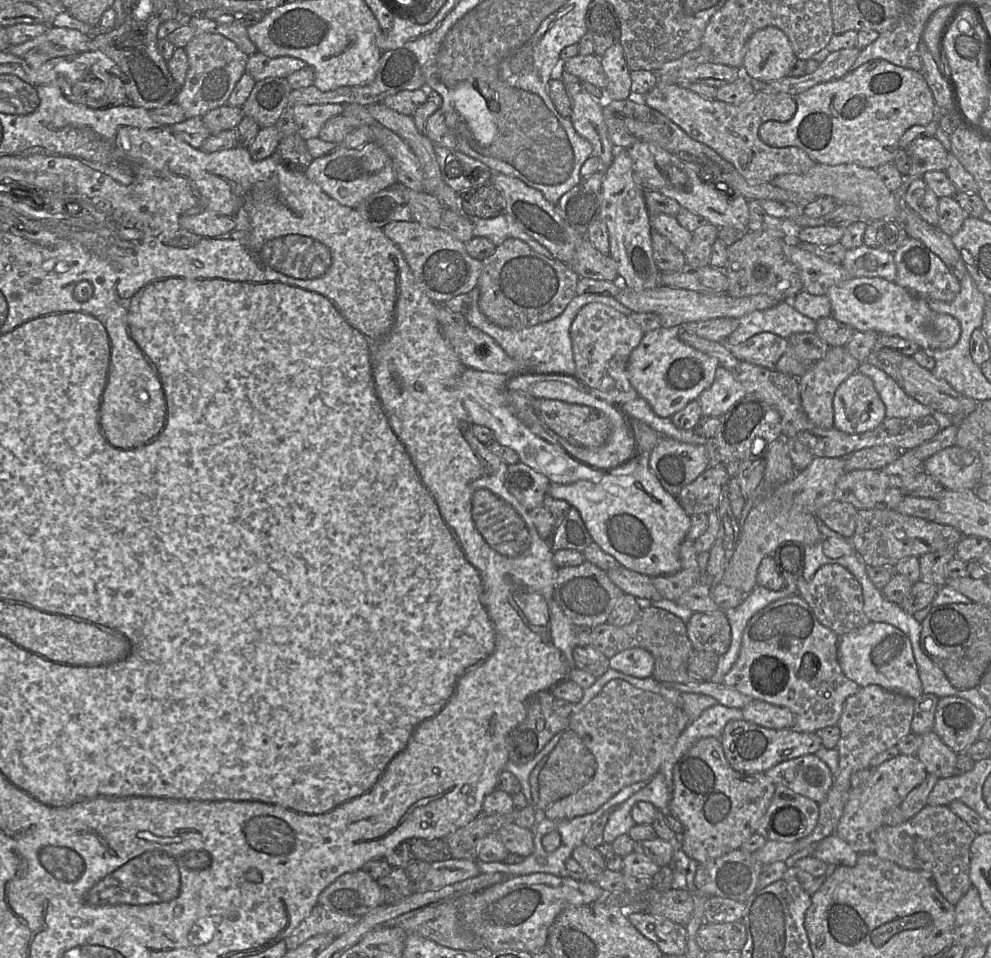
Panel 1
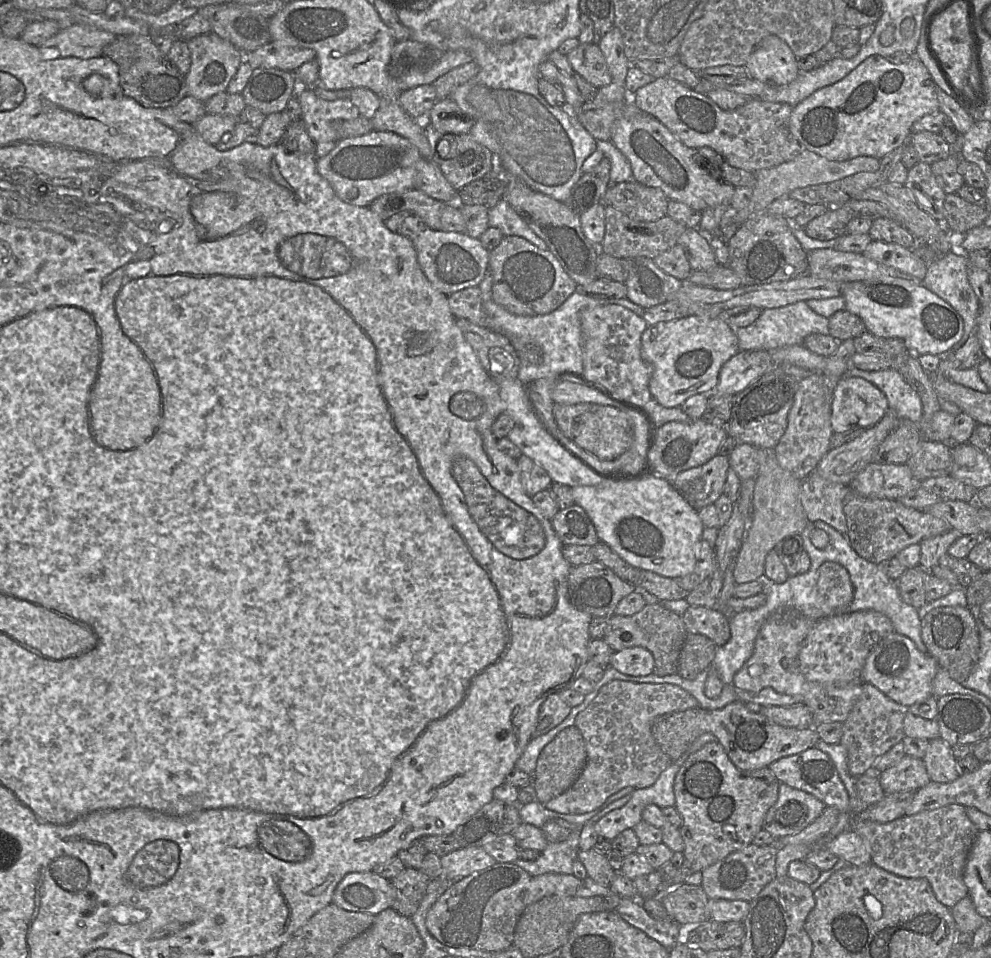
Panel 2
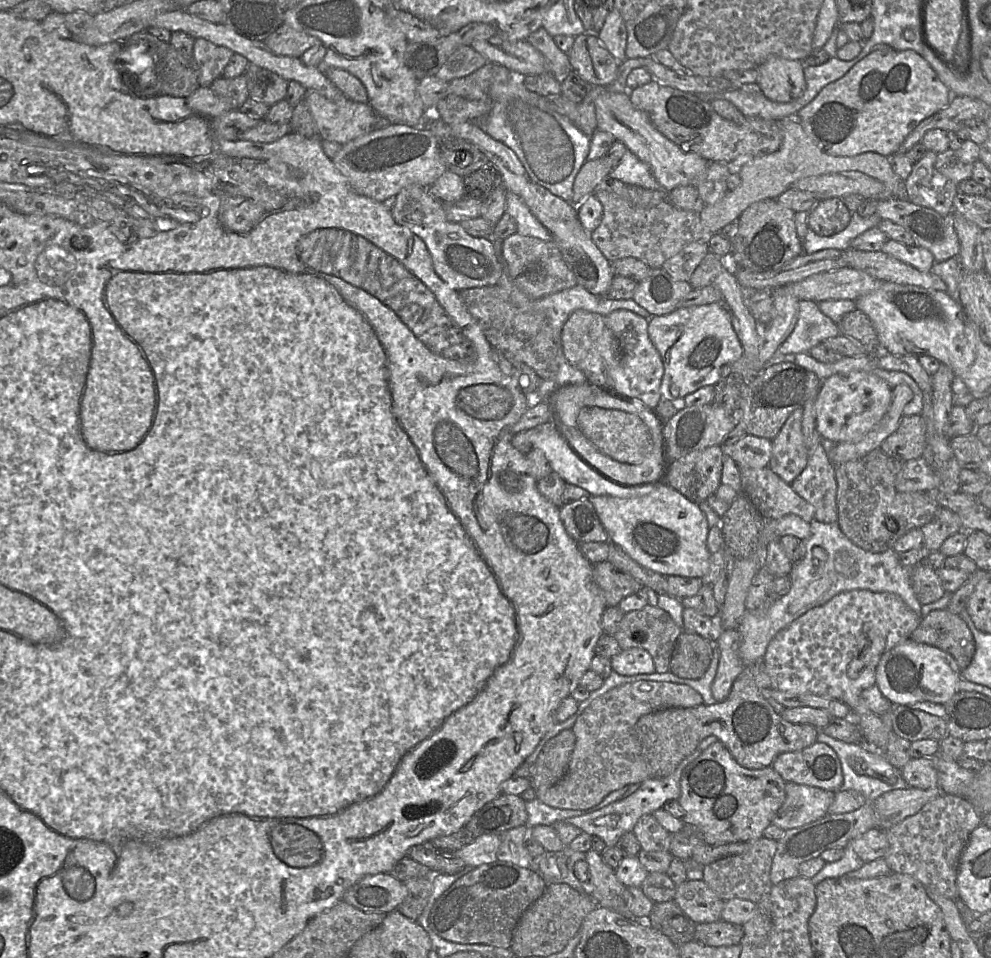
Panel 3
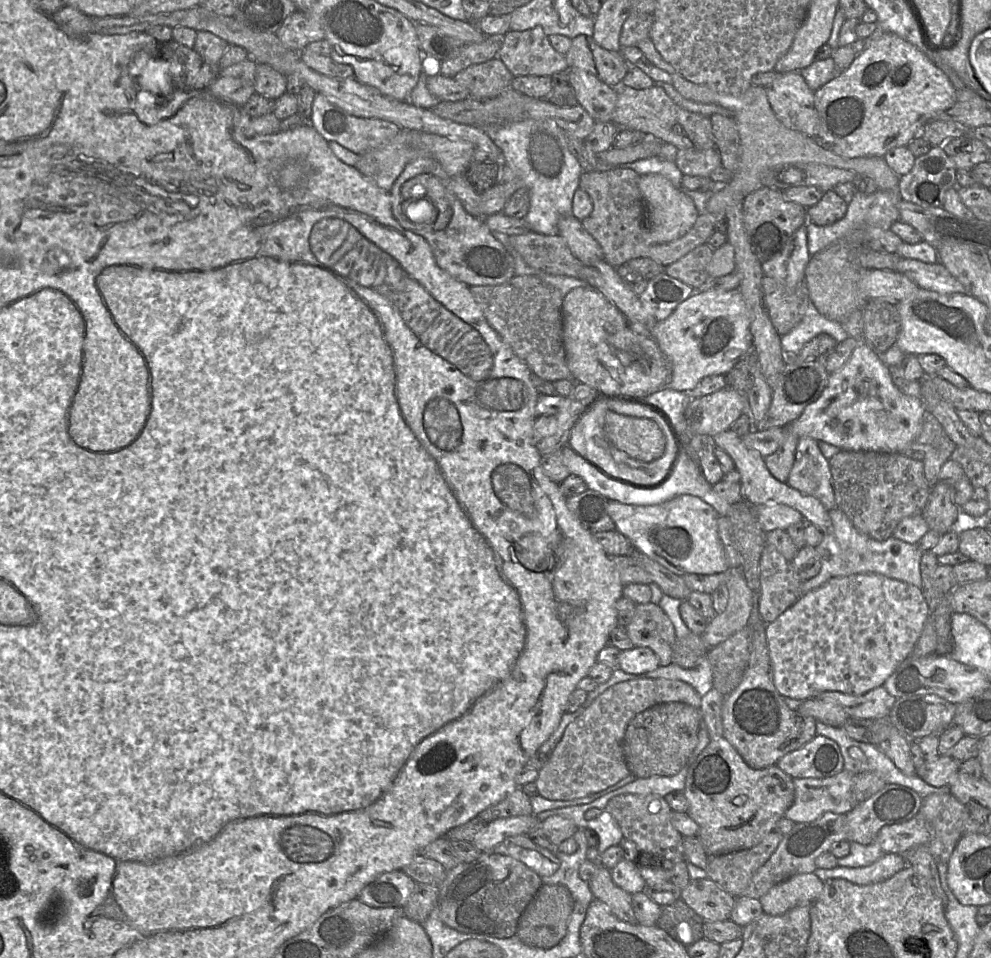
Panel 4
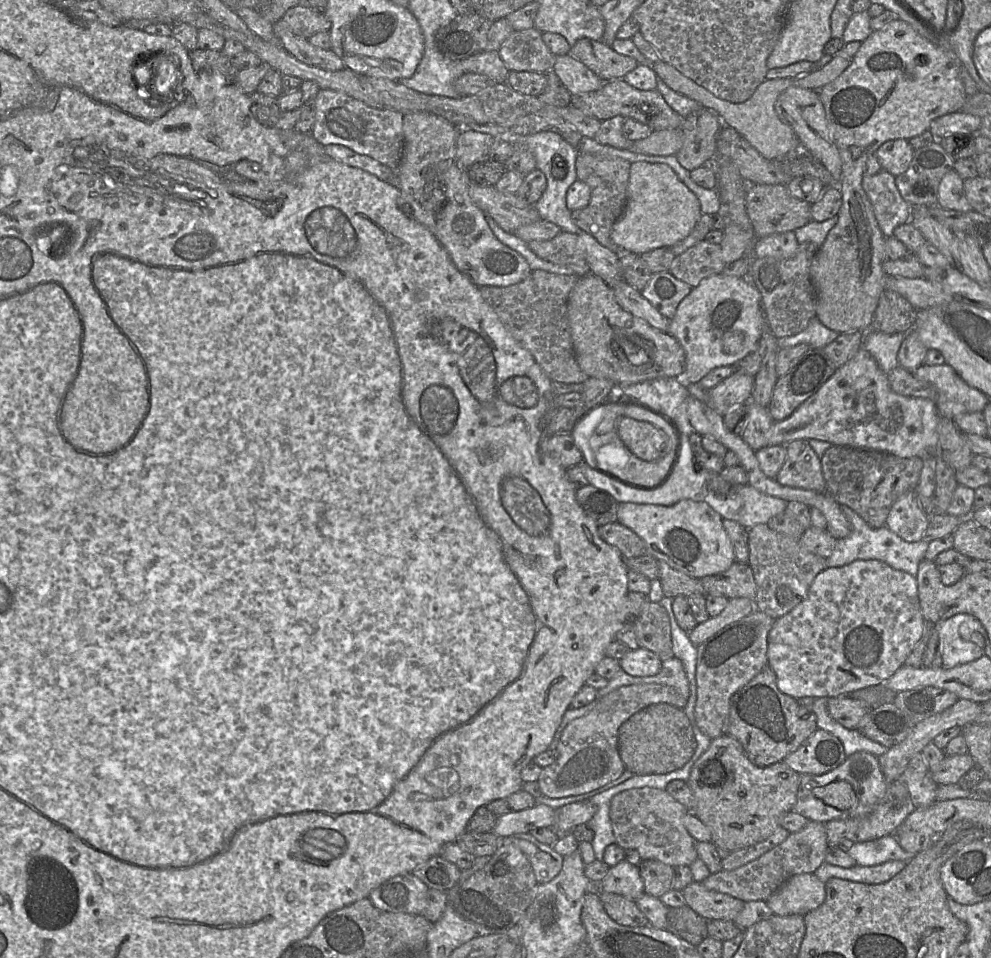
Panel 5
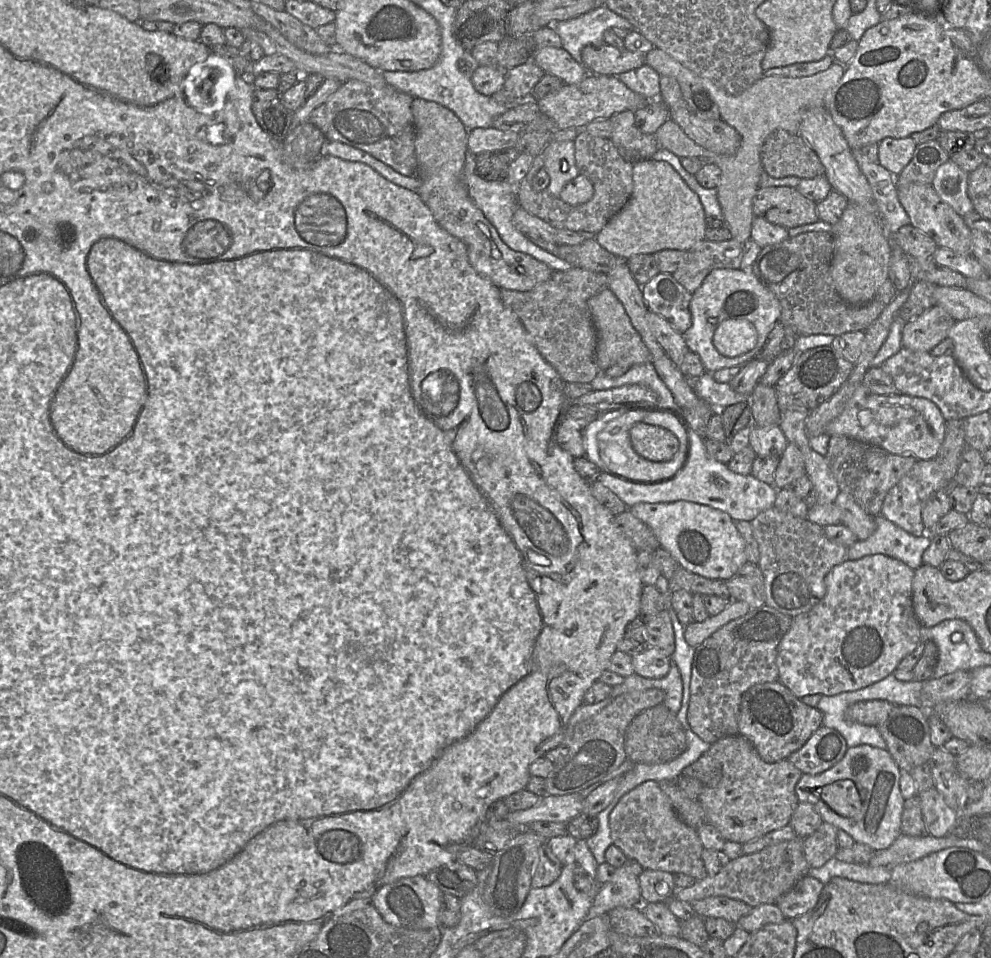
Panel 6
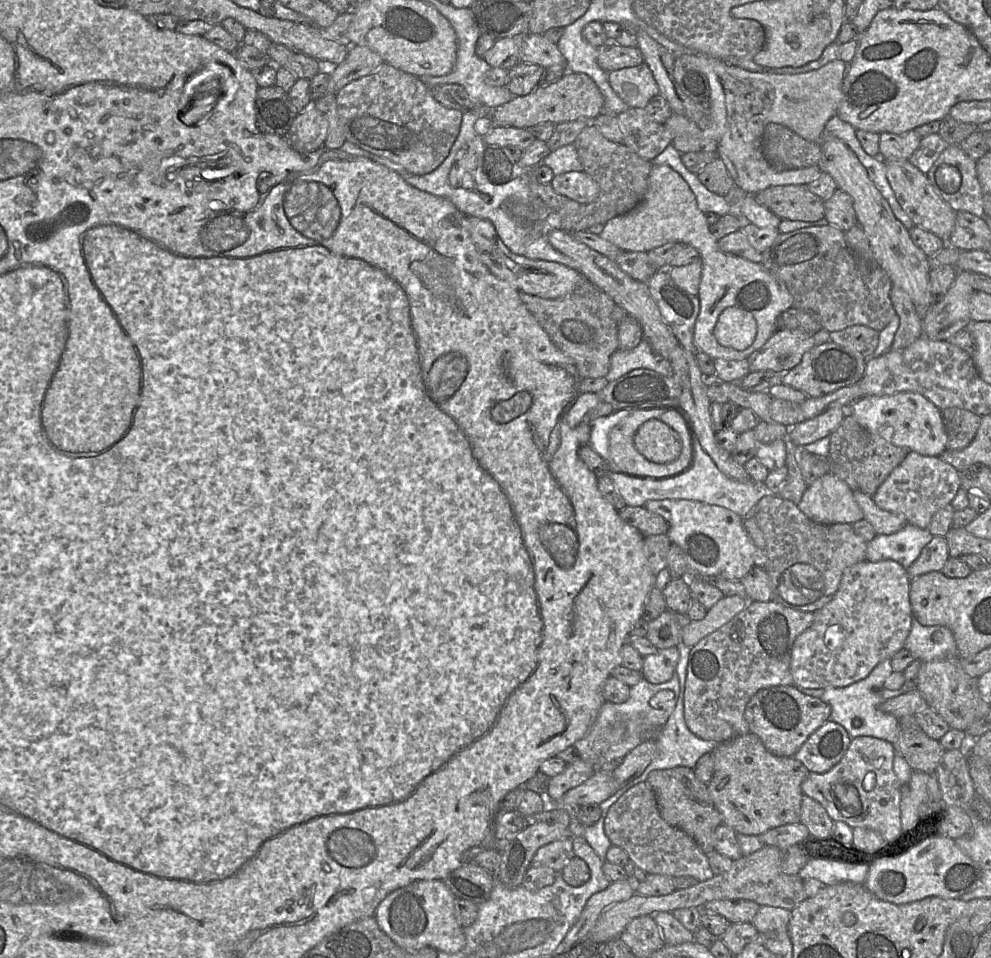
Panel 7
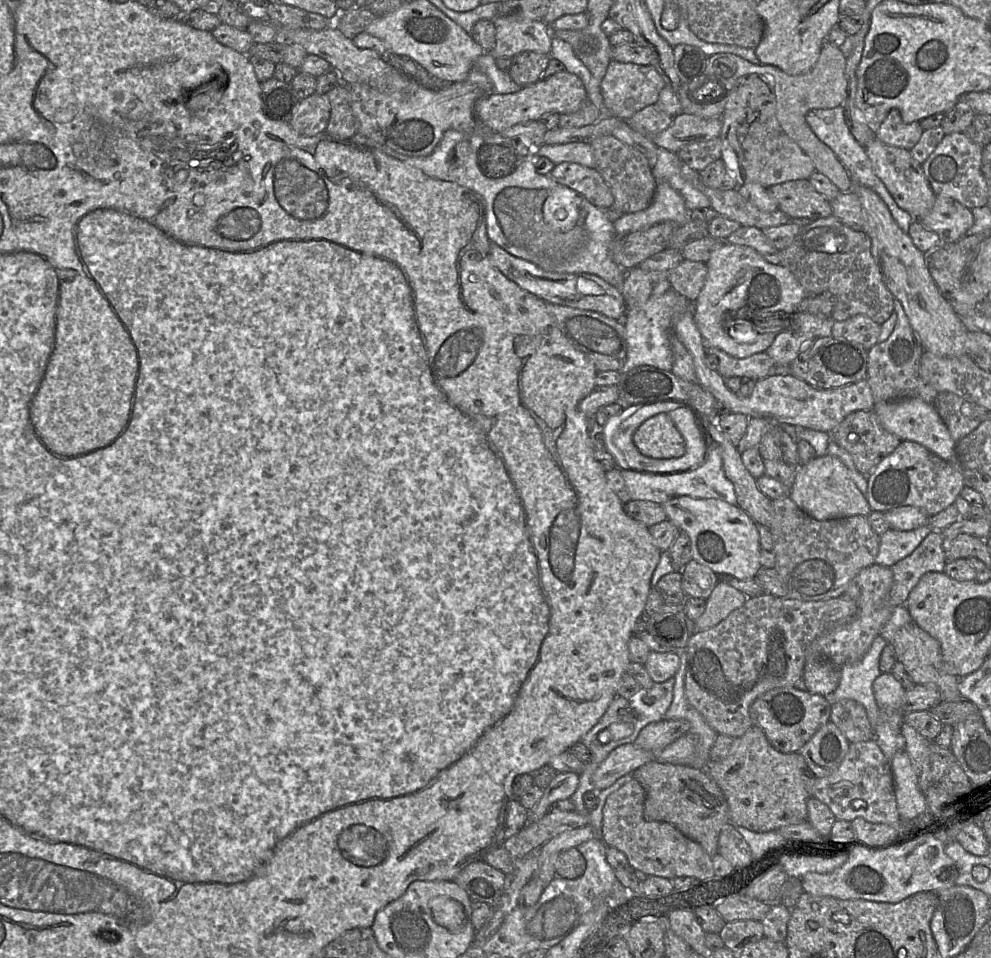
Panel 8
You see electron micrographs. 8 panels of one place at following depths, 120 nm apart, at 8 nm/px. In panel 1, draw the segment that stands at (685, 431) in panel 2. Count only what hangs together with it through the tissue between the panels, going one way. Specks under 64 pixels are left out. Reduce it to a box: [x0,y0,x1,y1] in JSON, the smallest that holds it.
[647,437,708,497]

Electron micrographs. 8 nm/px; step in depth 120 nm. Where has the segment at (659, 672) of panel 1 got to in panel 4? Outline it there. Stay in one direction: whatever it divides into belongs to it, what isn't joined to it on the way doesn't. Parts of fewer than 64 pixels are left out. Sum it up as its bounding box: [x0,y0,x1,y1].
[625,602,676,666]

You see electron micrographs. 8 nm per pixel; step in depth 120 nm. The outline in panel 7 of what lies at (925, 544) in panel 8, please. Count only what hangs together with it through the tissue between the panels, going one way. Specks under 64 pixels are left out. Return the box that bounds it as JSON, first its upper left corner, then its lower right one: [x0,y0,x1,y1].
[906,536,949,579]

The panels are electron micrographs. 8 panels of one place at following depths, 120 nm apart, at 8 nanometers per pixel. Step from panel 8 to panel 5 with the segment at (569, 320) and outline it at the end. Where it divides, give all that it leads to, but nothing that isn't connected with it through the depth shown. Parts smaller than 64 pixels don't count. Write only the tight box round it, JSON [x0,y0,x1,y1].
[480,271,588,383]

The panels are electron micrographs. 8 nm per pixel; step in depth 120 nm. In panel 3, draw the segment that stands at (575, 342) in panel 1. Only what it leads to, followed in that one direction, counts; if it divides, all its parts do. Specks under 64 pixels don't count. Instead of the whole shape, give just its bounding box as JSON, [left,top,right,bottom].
[602,309,664,407]

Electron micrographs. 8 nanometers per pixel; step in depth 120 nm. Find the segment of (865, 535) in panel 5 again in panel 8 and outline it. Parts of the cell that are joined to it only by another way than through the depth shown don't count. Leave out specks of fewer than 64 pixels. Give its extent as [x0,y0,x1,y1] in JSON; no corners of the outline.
[874,525,932,567]

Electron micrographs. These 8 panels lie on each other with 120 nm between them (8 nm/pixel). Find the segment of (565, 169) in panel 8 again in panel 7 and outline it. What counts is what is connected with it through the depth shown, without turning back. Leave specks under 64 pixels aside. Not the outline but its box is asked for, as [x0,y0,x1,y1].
[550,171,600,204]

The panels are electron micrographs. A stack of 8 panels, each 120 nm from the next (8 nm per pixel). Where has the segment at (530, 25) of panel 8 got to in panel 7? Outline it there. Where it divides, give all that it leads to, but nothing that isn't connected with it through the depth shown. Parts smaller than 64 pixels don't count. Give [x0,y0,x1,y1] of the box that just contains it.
[521,33,566,69]

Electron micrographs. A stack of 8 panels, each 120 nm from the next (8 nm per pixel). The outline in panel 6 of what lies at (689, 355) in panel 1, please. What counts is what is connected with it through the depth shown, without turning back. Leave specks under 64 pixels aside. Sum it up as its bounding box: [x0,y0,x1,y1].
[682,269,780,372]

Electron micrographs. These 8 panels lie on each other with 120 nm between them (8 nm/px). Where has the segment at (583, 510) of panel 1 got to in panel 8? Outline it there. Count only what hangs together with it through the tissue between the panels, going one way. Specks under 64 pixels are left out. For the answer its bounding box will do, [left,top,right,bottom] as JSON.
[662,496,761,579]

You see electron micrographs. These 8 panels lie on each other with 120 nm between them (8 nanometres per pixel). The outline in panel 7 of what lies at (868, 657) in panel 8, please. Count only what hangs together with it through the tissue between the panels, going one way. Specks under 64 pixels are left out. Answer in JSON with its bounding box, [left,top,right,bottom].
[820,659,914,744]

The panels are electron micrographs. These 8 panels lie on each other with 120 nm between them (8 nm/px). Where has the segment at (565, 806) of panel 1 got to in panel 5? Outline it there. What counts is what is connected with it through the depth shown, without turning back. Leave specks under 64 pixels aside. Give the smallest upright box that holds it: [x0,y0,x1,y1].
[537,684,687,798]

